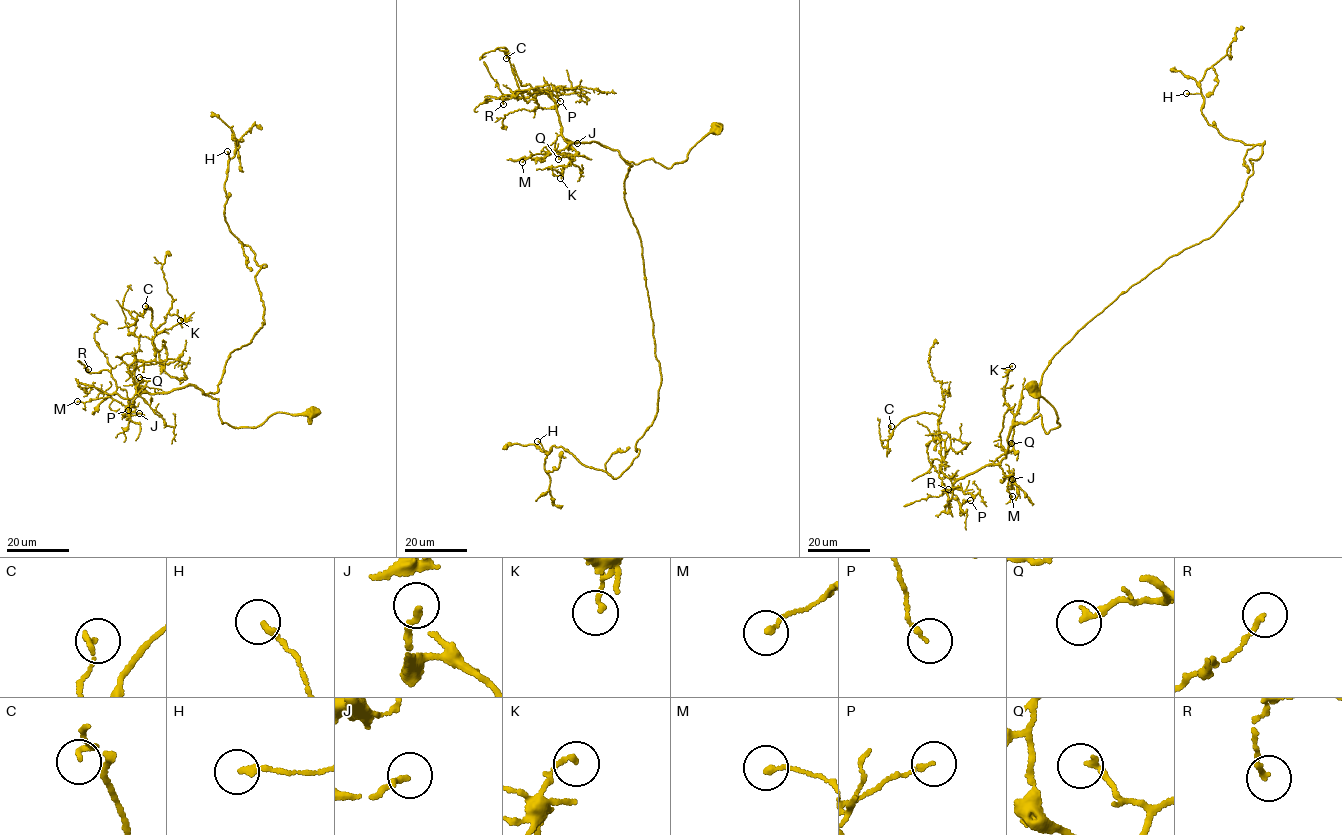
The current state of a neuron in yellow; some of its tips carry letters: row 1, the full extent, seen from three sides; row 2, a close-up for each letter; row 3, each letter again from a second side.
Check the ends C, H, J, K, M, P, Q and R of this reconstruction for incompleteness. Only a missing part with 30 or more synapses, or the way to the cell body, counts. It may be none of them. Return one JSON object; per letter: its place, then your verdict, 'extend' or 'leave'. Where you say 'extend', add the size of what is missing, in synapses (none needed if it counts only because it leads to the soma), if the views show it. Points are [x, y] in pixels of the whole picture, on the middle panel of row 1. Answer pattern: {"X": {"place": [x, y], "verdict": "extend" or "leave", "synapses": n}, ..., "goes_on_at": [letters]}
{"C": {"place": [506, 58], "verdict": "leave"}, "H": {"place": [537, 441], "verdict": "leave"}, "J": {"place": [577, 143], "verdict": "leave"}, "K": {"place": [560, 178], "verdict": "leave"}, "M": {"place": [522, 162], "verdict": "leave"}, "P": {"place": [560, 101], "verdict": "leave"}, "Q": {"place": [558, 159], "verdict": "extend", "synapses": 35}, "R": {"place": [503, 104], "verdict": "leave"}, "goes_on_at": ["Q"]}

